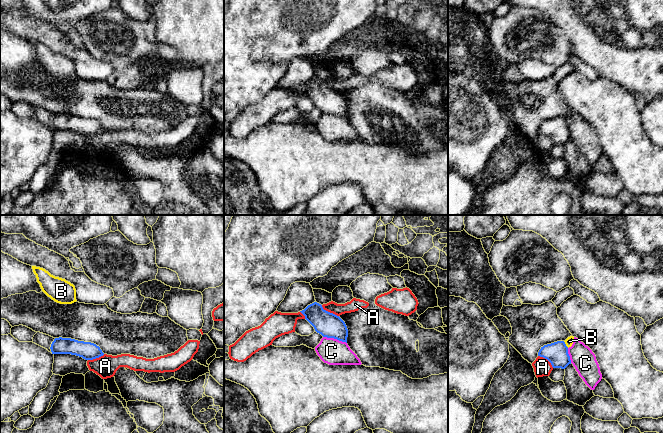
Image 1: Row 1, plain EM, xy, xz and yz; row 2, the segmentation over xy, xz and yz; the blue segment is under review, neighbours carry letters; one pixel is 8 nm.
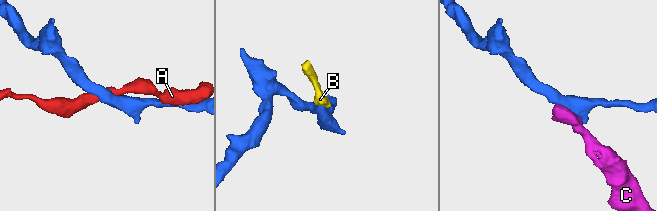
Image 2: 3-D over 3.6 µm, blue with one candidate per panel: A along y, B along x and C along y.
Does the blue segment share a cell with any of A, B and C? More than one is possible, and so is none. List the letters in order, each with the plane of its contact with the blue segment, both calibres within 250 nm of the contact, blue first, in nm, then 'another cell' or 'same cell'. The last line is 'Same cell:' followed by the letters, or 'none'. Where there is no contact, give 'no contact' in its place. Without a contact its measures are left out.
A: xz | 200/100 nm | another cell
B: yz | 180/70 nm | another cell
C: xz | 200/200 nm | another cell
Same cell: none

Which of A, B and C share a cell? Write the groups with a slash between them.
A / B C

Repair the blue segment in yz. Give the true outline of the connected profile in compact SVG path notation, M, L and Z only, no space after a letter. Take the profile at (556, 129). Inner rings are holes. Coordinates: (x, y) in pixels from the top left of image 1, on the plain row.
M564 117L544 121L539 126L538 132L547 135L553 144L565 145L571 140L568 123Z

